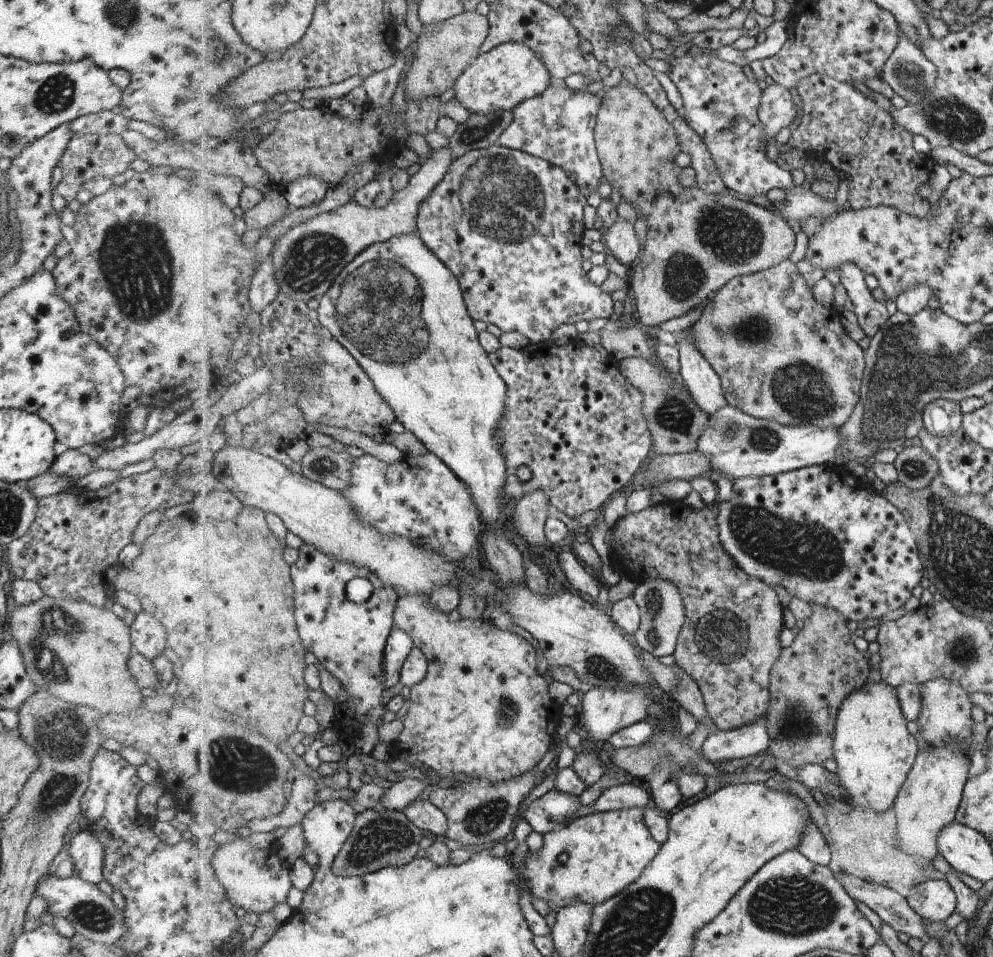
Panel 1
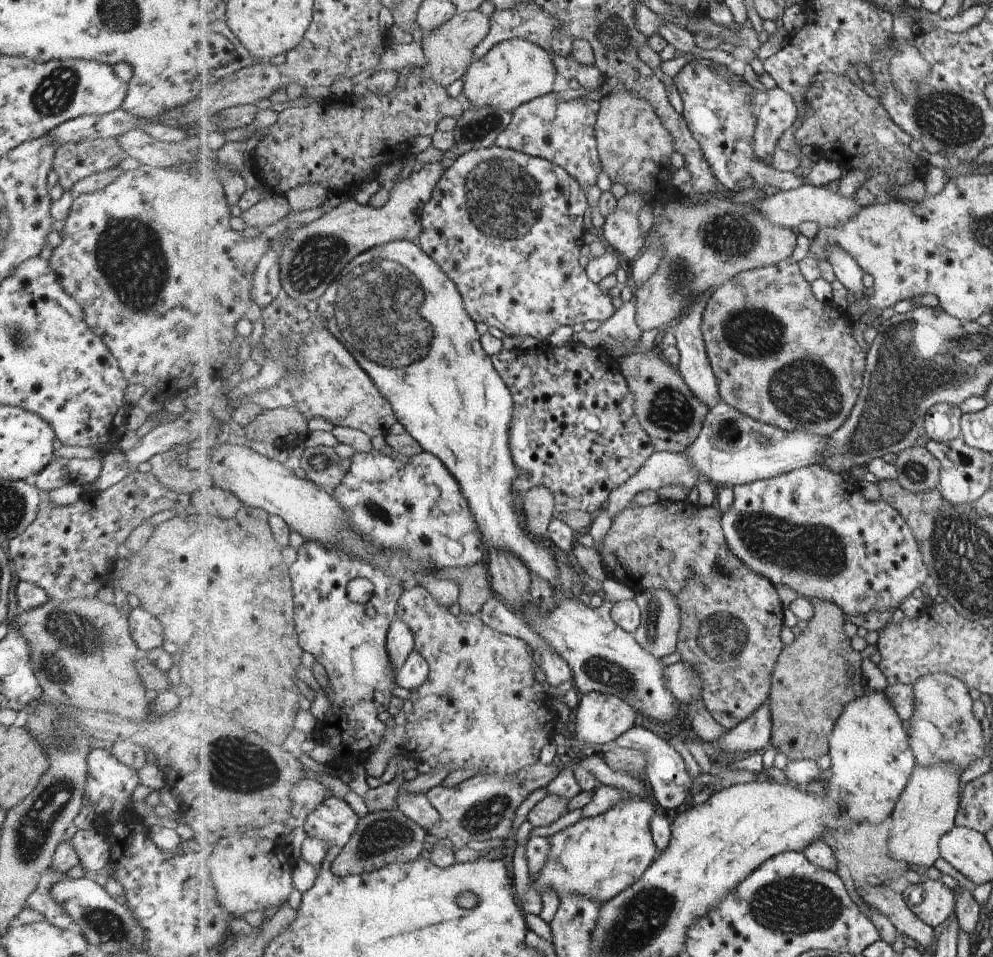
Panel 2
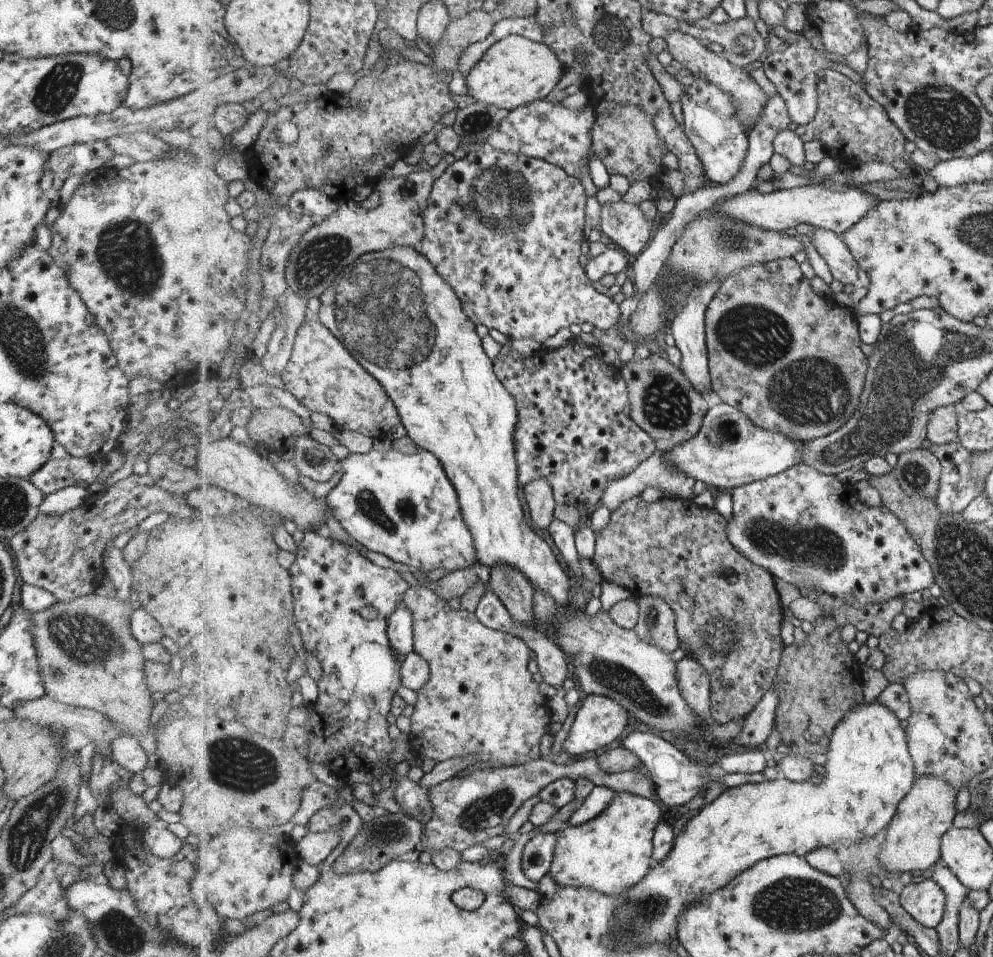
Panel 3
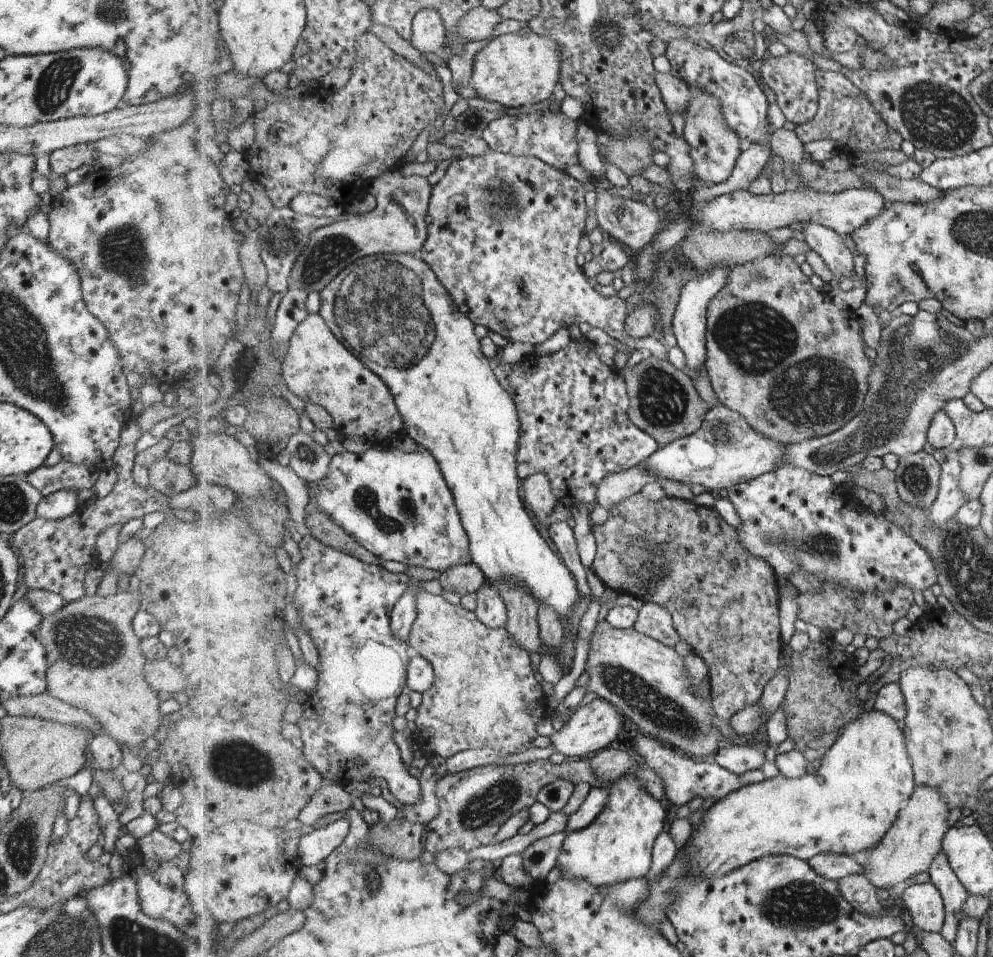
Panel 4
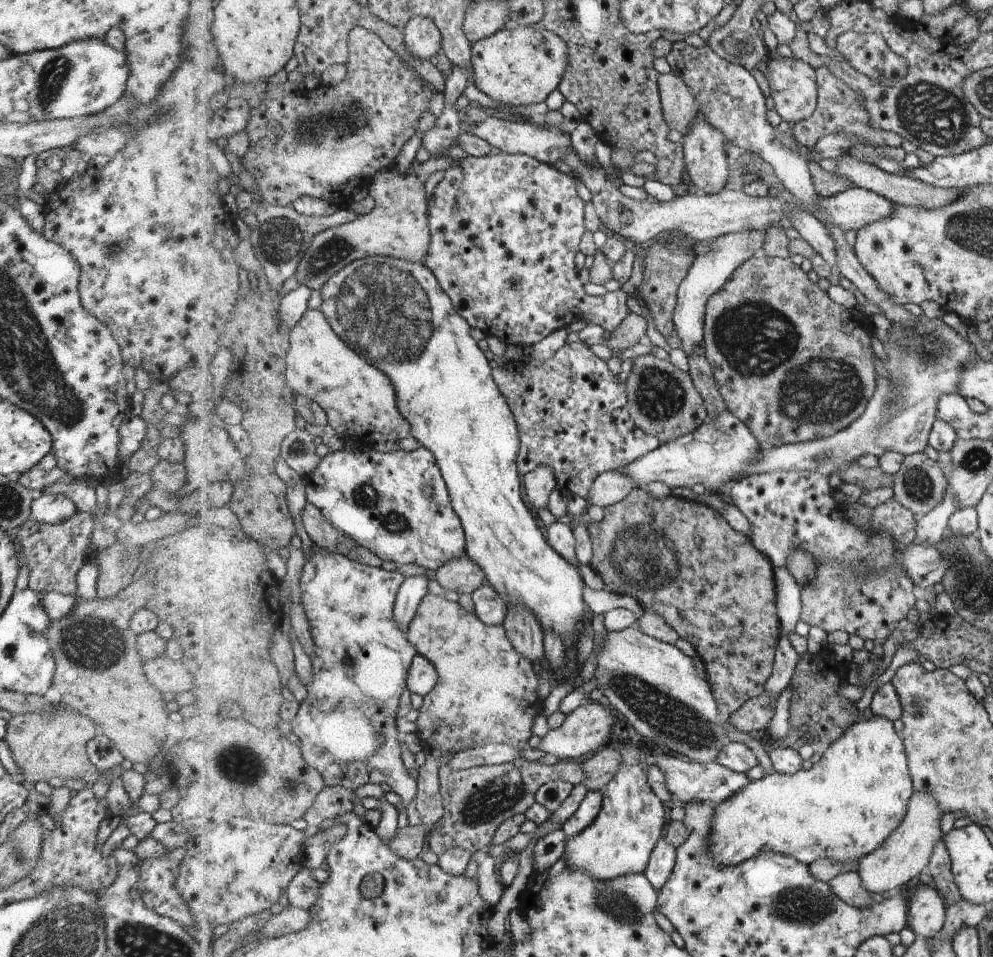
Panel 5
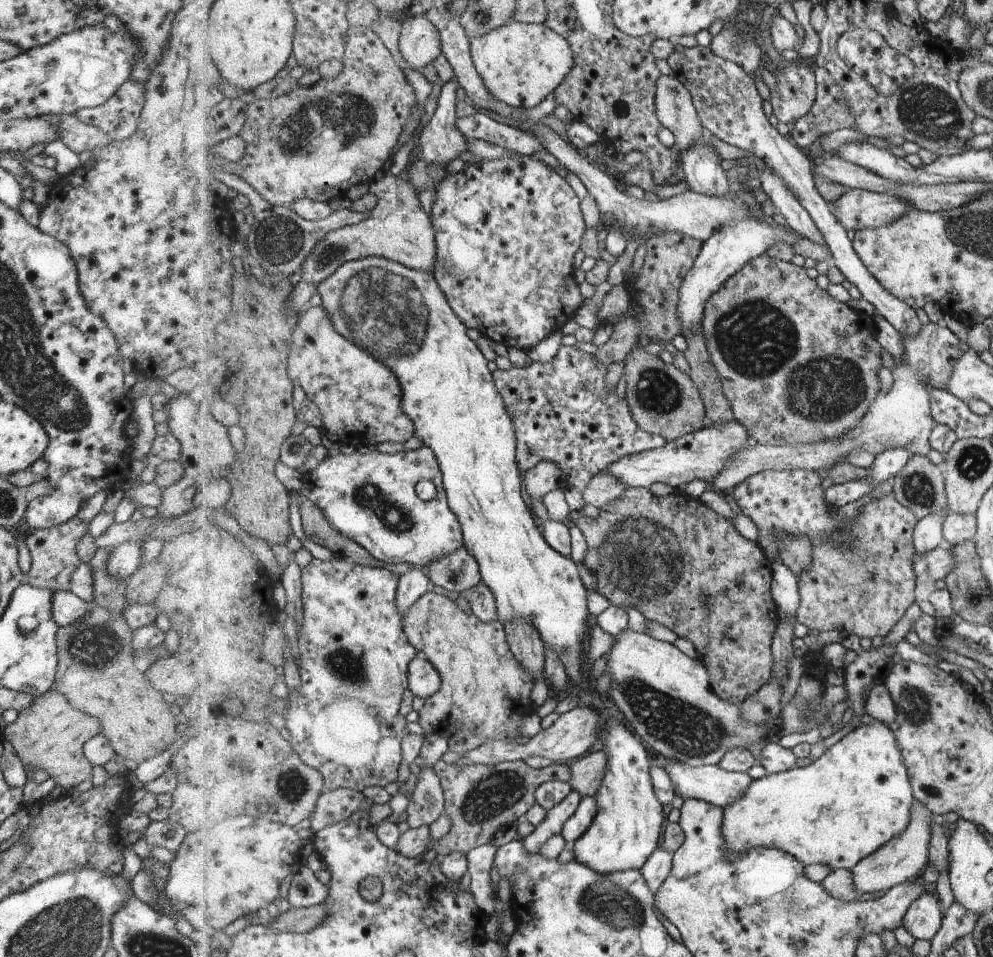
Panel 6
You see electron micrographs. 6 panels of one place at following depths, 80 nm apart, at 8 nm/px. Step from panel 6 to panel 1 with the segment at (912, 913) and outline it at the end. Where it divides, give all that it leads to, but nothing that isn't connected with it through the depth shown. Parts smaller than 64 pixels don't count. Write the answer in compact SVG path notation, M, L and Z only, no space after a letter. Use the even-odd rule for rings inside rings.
M929 879L918 884L908 901L924 919L933 922L945 922L958 910L958 896L947 880Z

